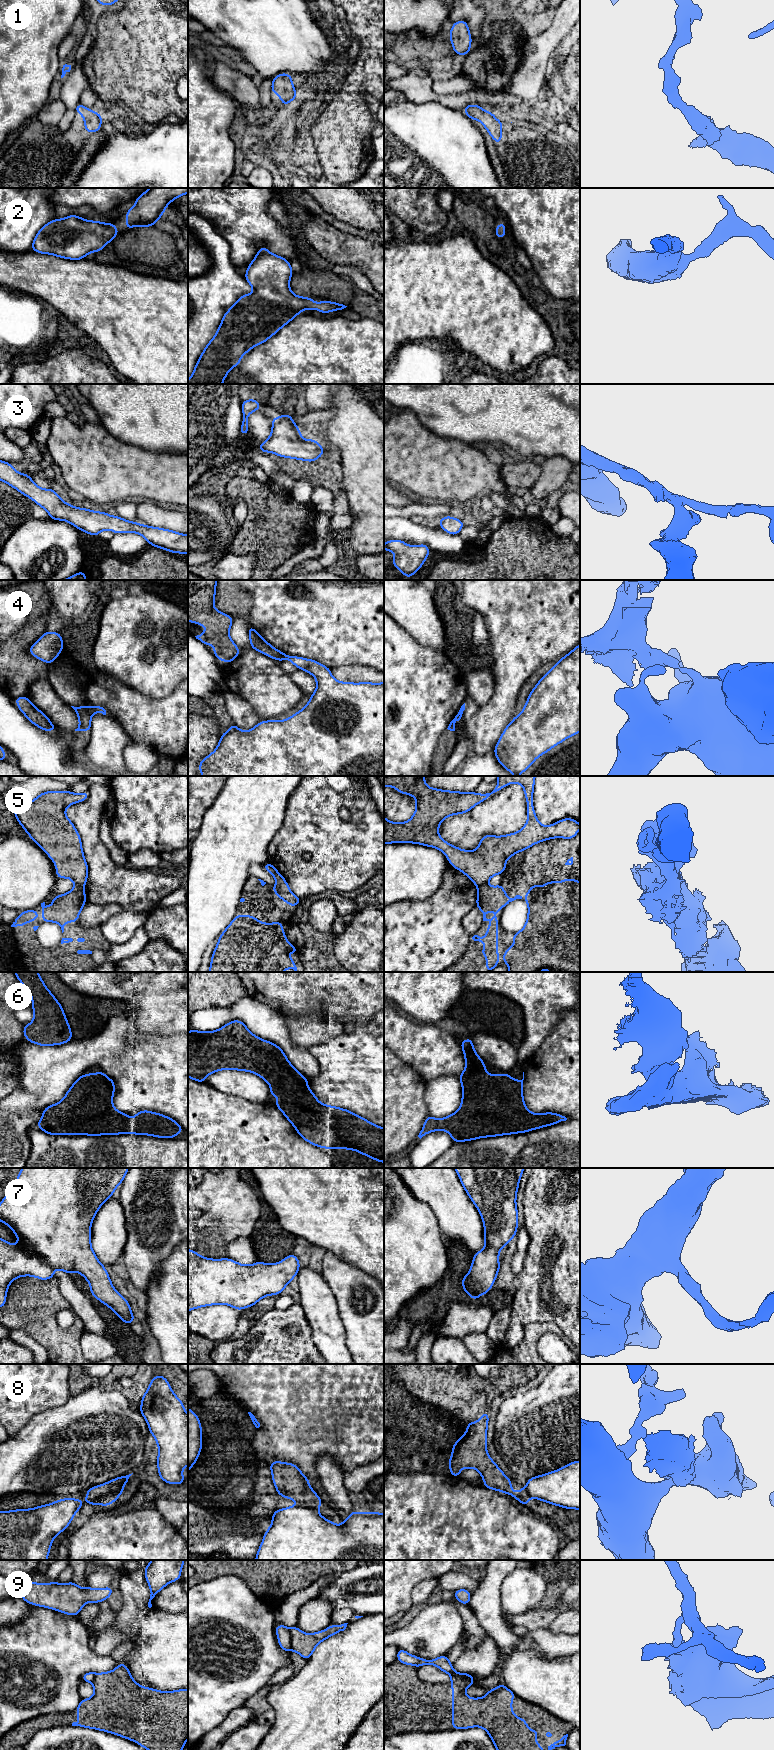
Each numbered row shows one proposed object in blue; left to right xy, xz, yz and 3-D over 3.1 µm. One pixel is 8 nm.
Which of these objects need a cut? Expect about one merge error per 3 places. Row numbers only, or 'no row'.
4, 5, 8, 9

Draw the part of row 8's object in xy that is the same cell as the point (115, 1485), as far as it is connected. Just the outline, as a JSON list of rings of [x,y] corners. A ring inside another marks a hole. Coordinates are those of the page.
[[[132,1474],[117,1477],[109,1482],[89,1488],[86,1493],[85,1503],[90,1503],[97,1498],[105,1497],[118,1492],[128,1482],[128,1479]]]

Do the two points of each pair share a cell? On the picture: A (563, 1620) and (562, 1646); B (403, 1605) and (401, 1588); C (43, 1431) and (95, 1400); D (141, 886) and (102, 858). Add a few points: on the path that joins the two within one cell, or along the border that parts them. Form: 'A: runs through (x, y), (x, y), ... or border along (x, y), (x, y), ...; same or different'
A: border along (547, 1628), (553, 1632), (567, 1633), (569, 1635); different
B: runs through (401, 1601), (401, 1592); same
C: runs through (56, 1427), (64, 1425), (82, 1413); same
D: runs through (130, 886), (122, 885), (106, 869); same

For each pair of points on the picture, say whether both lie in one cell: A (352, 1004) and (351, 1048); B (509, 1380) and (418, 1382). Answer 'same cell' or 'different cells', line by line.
A: different cells
B: same cell

